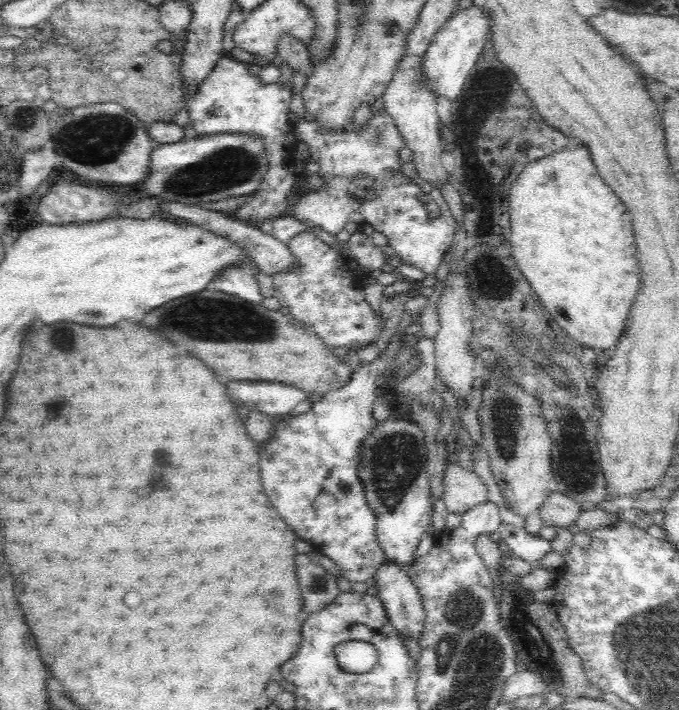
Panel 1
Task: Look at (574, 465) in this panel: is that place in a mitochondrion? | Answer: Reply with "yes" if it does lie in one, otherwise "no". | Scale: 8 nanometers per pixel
yes

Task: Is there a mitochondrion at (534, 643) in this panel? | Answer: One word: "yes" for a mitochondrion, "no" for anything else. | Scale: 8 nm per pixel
yes

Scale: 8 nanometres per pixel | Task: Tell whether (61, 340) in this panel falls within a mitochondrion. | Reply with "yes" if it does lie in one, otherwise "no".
yes

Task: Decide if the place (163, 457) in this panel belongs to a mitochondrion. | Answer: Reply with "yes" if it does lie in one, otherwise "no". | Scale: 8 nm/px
yes

